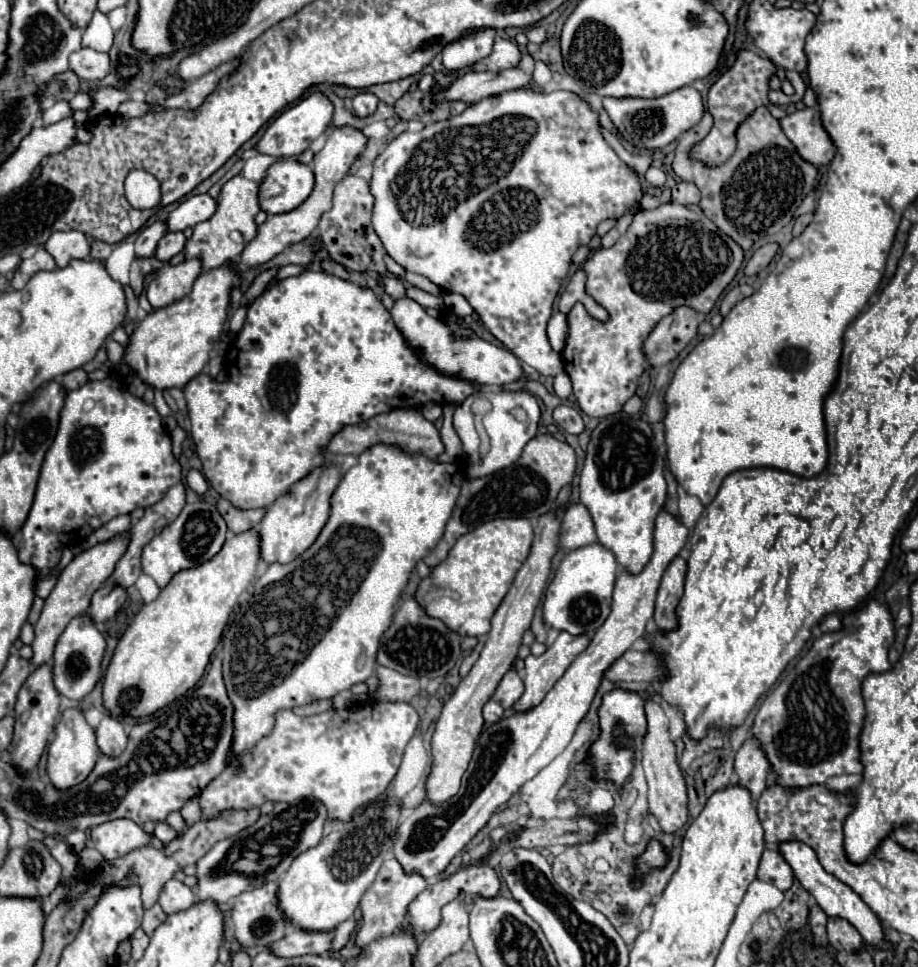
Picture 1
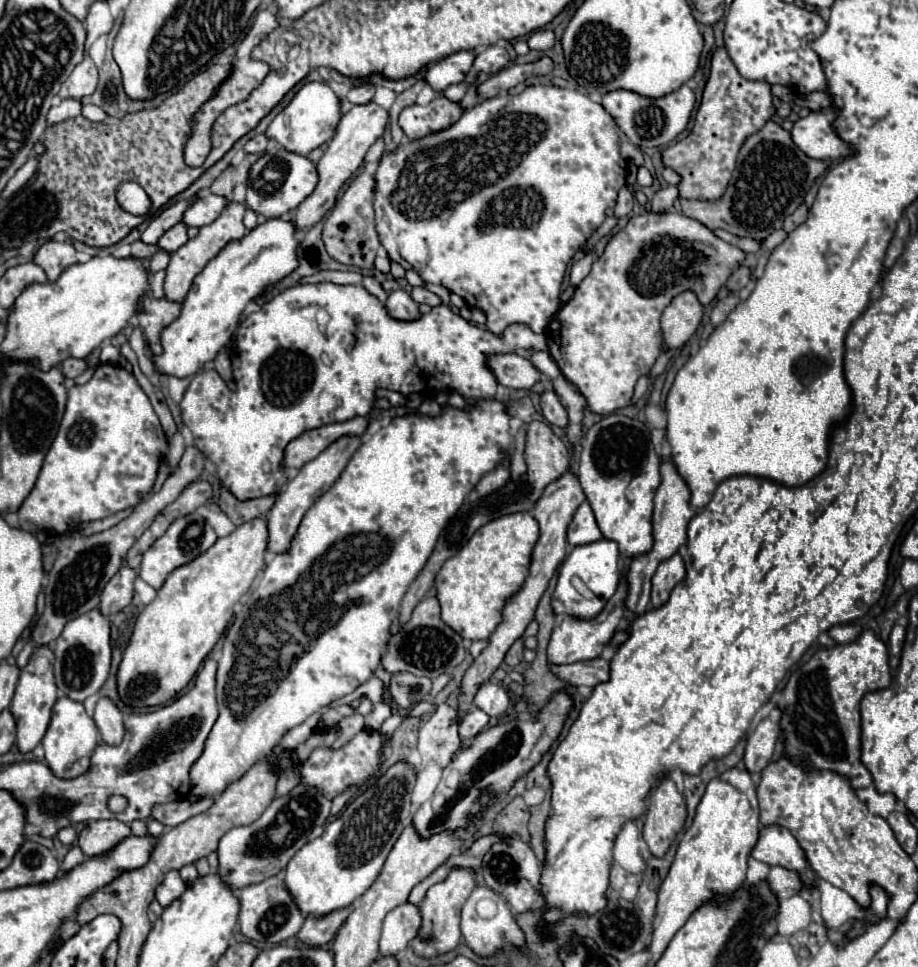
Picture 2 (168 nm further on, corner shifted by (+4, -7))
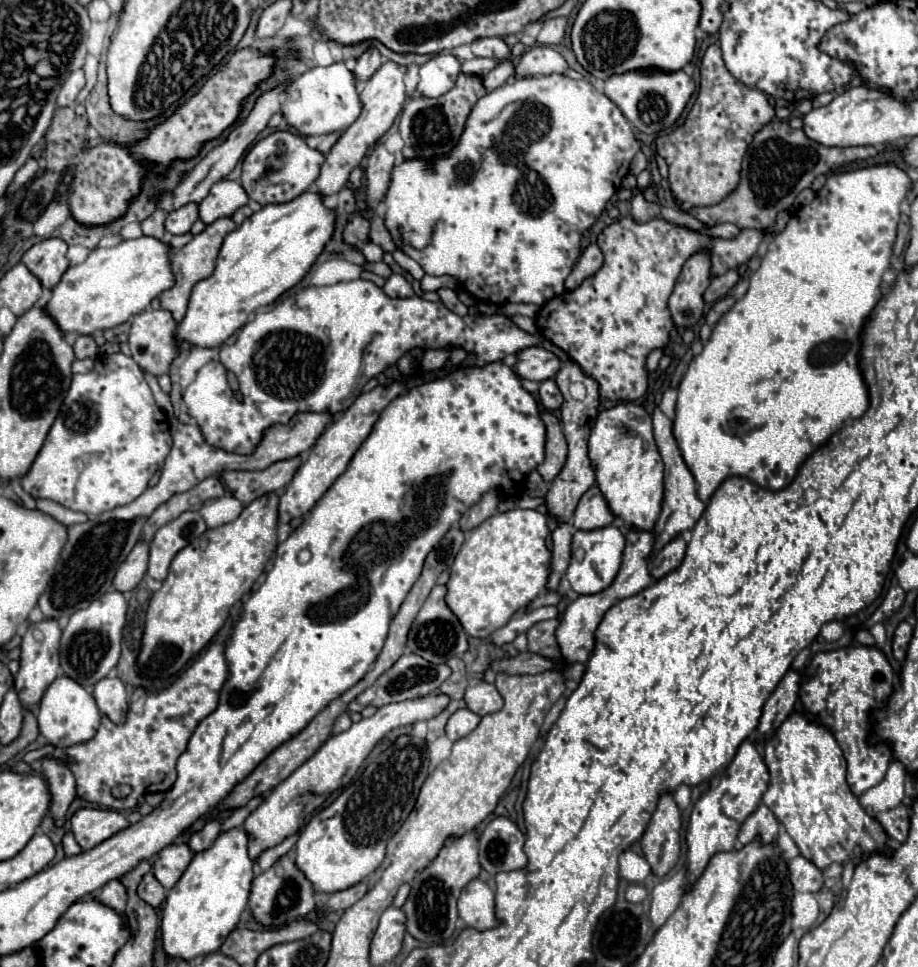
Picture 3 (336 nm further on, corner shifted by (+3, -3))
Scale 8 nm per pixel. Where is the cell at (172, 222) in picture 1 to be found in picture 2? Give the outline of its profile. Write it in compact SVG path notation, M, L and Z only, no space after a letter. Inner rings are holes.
M201 190L197 202L185 212L183 222L187 226L197 226L197 228L207 226L207 224L211 224L225 210L227 204L229 204L227 198L211 194L209 190Z

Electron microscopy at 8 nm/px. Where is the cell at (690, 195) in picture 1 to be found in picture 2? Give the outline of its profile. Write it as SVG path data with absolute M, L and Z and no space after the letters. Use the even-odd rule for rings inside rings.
M715 50L693 130L687 138L675 142L673 146L667 146L661 152L663 164L673 168L681 176L681 182L677 184L681 198L715 200L723 196L723 190L731 180L739 148L743 146L747 136L759 132L765 122L775 116L775 106L771 100L771 86L767 82L745 80L727 56L727 50Z

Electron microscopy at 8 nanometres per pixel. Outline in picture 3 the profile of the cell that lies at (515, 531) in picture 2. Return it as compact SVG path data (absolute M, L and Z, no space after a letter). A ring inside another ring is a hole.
M520 508L490 516L468 534L468 540L464 542L454 564L450 566L450 580L446 584L448 588L446 604L460 620L466 634L482 640L488 638L494 630L502 628L518 608L530 604L546 588L550 564L546 536L548 536L548 518L538 510L520 510Z

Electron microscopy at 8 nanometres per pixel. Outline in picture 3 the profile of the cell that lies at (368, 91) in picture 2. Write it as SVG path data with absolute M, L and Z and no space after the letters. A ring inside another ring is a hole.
M366 50L356 62L356 68L354 68L356 80L366 82L382 66L382 62L384 62L384 58L378 54L378 50Z

